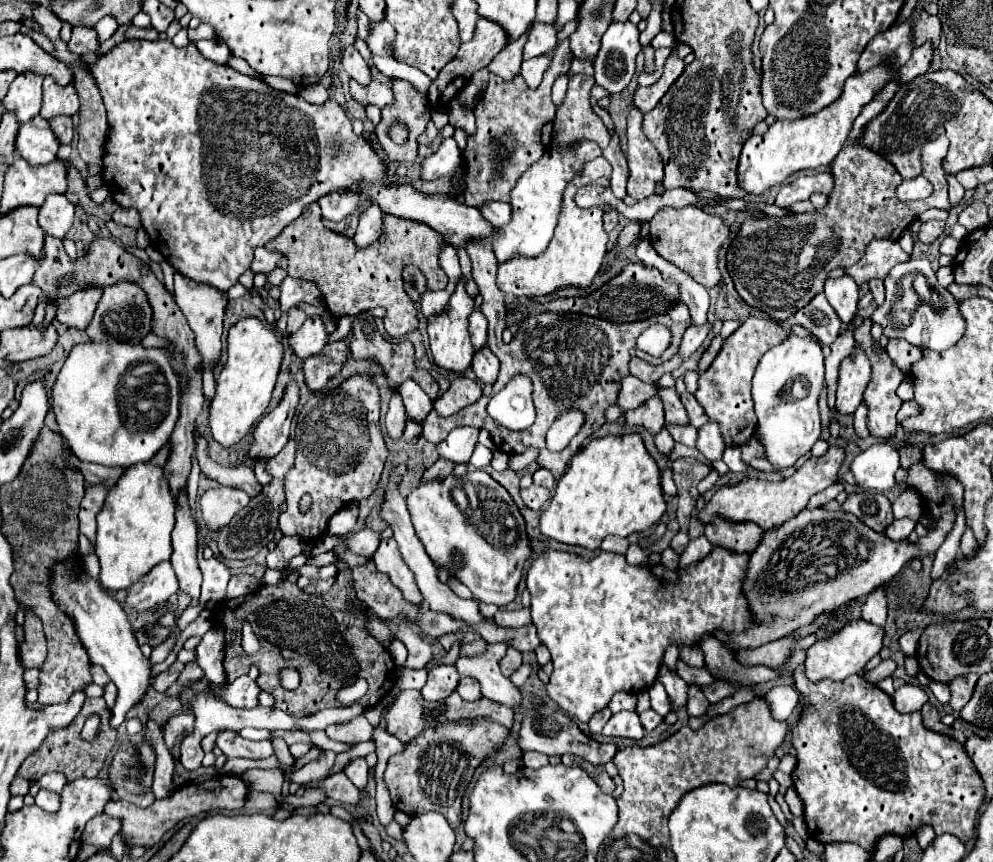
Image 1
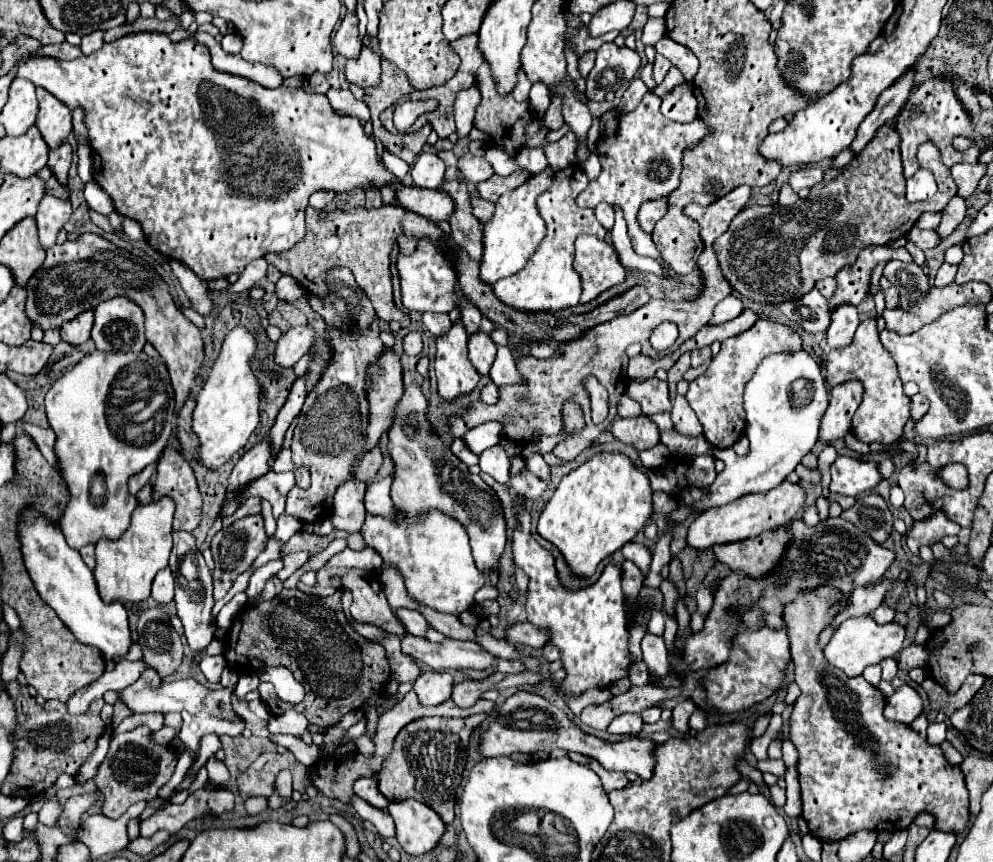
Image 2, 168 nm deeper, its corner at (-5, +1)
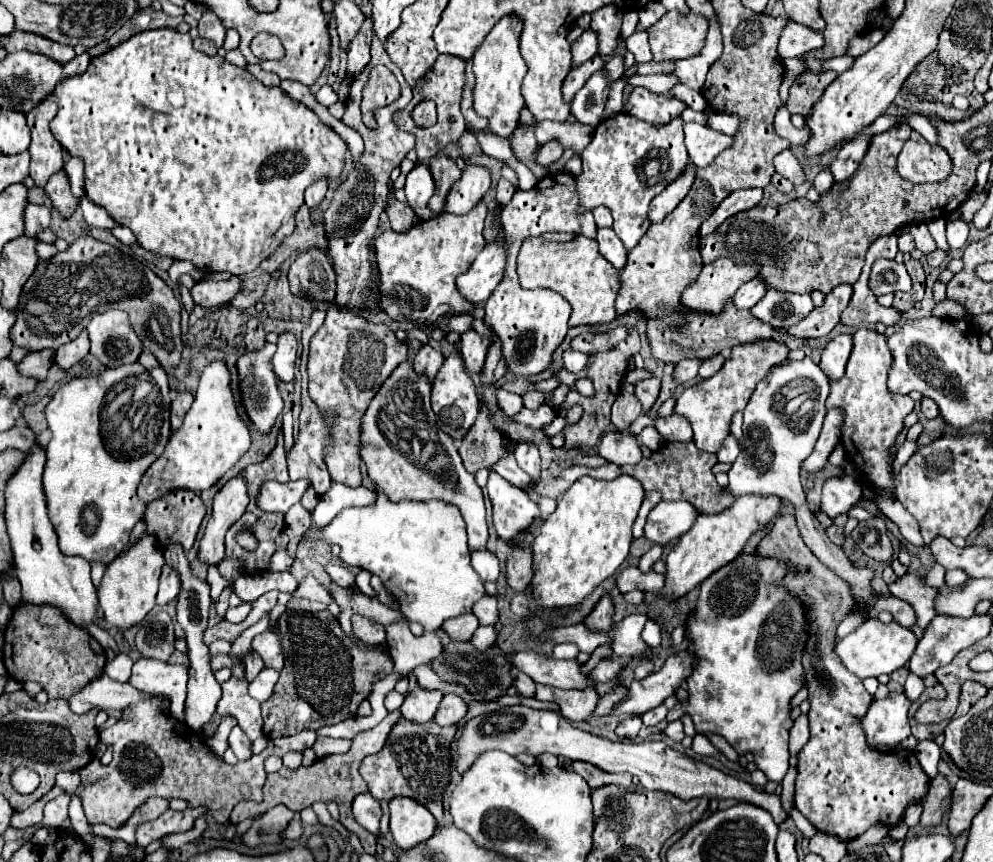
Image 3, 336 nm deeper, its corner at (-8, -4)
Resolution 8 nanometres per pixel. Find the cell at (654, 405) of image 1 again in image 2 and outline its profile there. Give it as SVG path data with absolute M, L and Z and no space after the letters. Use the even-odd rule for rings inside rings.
M649 415L619 417L613 421L613 435L623 443L633 443L637 449L651 449L659 443L659 427Z

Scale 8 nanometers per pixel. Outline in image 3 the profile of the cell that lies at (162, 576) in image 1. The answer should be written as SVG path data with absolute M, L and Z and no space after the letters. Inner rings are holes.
M164 566L162 576L160 576L160 590L156 596L156 604L166 606L178 596L178 592L180 592L180 574L172 566Z

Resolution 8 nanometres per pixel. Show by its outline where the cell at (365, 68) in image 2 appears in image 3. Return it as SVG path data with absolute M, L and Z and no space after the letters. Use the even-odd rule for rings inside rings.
M364 14L364 22L348 48L348 76L356 76L370 62L370 40L372 40L372 18Z

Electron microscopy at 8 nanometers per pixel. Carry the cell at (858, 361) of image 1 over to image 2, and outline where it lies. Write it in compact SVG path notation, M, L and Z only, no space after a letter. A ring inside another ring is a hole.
M845 381L831 389L829 409L821 421L821 437L823 441L831 443L839 437L845 437L851 429L851 419L861 403L863 397L863 383L859 381Z

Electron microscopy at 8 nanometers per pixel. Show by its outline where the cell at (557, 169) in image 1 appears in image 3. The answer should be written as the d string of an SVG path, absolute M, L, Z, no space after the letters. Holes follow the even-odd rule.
M488 242L484 250L476 256L468 272L456 278L458 292L474 306L484 304L498 280L502 280L502 268L506 264L506 244L498 246L496 242Z

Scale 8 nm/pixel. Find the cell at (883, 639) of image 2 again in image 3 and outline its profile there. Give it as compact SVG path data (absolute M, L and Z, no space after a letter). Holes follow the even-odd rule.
M878 618L870 620L868 624L862 624L862 628L856 628L852 634L836 642L836 654L840 656L844 668L858 678L868 678L868 676L880 676L880 674L890 674L898 668L902 668L910 656L914 654L918 644L918 638L914 636L912 630L900 626L898 622L882 624Z

